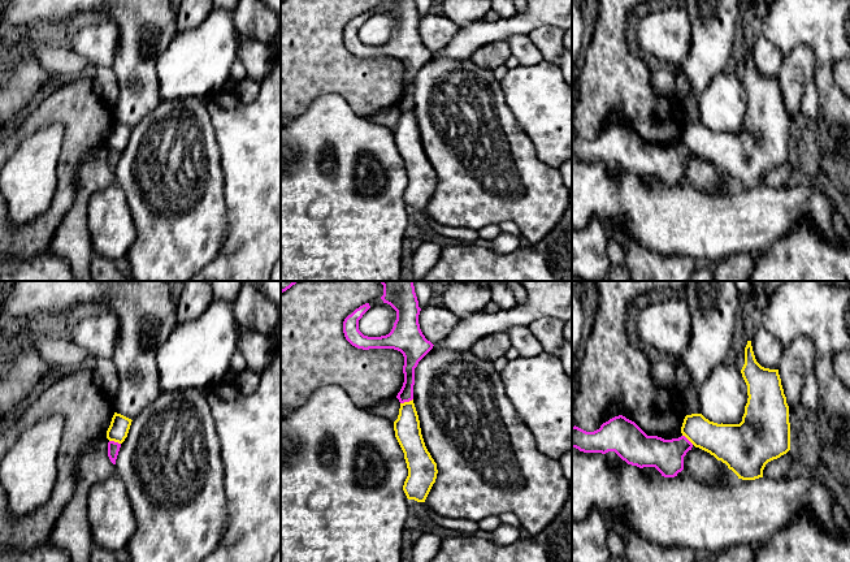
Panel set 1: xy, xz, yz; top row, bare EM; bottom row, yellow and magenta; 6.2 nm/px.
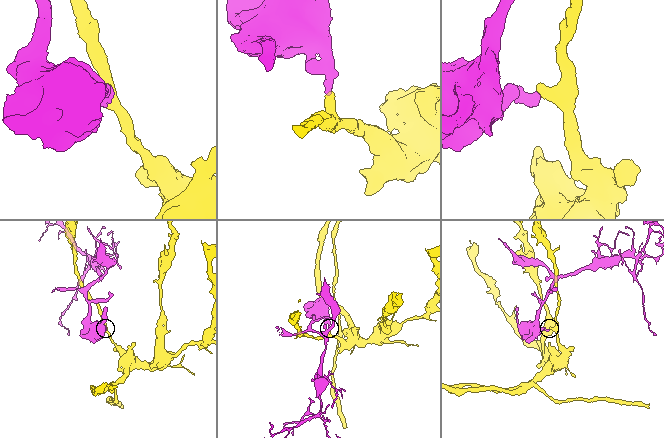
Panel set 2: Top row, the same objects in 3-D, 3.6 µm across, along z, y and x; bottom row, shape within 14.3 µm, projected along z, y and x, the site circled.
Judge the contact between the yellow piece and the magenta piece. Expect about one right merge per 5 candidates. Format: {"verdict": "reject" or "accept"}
{"verdict": "reject"}

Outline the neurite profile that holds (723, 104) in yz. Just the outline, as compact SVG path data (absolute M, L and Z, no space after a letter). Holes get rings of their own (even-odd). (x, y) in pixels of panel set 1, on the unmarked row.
M733 68L716 74L699 96L699 122L717 133L740 133L747 112L747 94Z

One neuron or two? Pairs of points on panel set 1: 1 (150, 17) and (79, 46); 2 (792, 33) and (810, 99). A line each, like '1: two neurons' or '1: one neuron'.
1: two neurons
2: two neurons

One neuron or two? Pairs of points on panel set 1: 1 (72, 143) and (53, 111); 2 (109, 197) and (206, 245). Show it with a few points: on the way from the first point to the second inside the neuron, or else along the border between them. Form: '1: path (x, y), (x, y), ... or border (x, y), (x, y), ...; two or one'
1: path (72, 135), (72, 128), (61, 117); one
2: border (116, 181), (125, 195), (135, 236); two

